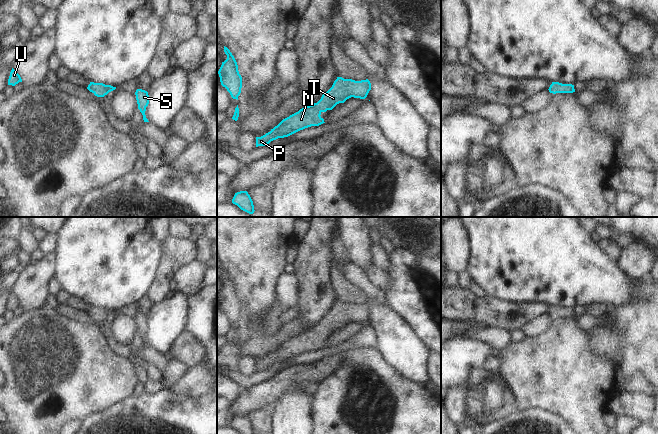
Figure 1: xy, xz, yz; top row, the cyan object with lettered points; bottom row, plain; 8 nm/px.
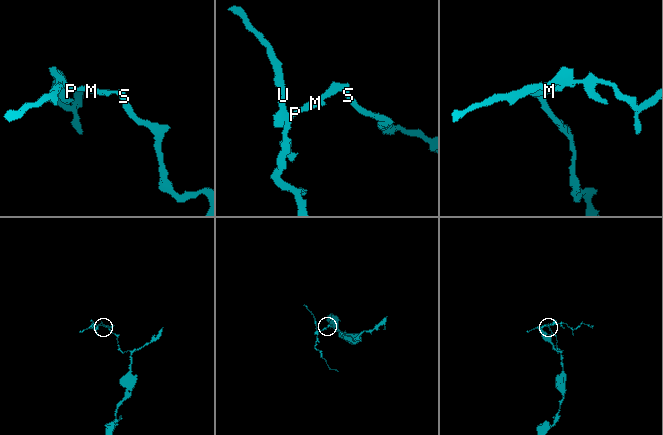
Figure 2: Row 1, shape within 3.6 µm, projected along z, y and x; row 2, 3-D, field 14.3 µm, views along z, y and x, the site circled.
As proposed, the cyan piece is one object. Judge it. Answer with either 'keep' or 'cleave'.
keep

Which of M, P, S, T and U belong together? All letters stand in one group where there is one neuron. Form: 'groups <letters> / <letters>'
groups M P S T U

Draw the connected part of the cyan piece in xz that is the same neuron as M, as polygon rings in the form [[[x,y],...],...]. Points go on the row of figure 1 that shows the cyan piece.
[[[337,77],[332,87],[322,95],[317,103],[300,109],[283,119],[270,132],[256,137],[256,147],[265,146],[273,140],[288,137],[305,128],[319,126],[325,123],[320,116],[322,112],[332,110],[337,104],[344,103],[351,97],[365,99],[370,90],[371,83],[368,79],[355,81]]]

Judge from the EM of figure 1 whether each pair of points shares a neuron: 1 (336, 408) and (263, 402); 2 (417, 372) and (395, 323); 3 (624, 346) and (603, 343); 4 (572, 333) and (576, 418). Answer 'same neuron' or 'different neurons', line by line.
1: different neurons
2: same neuron
3: same neuron
4: same neuron

